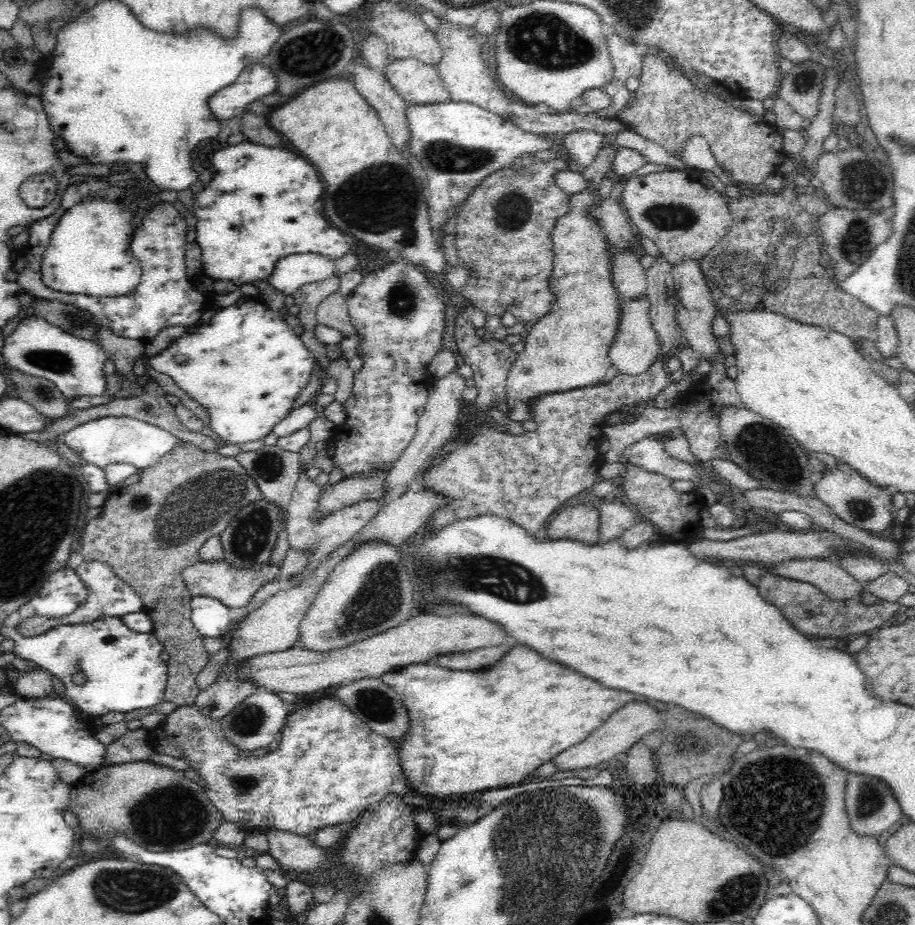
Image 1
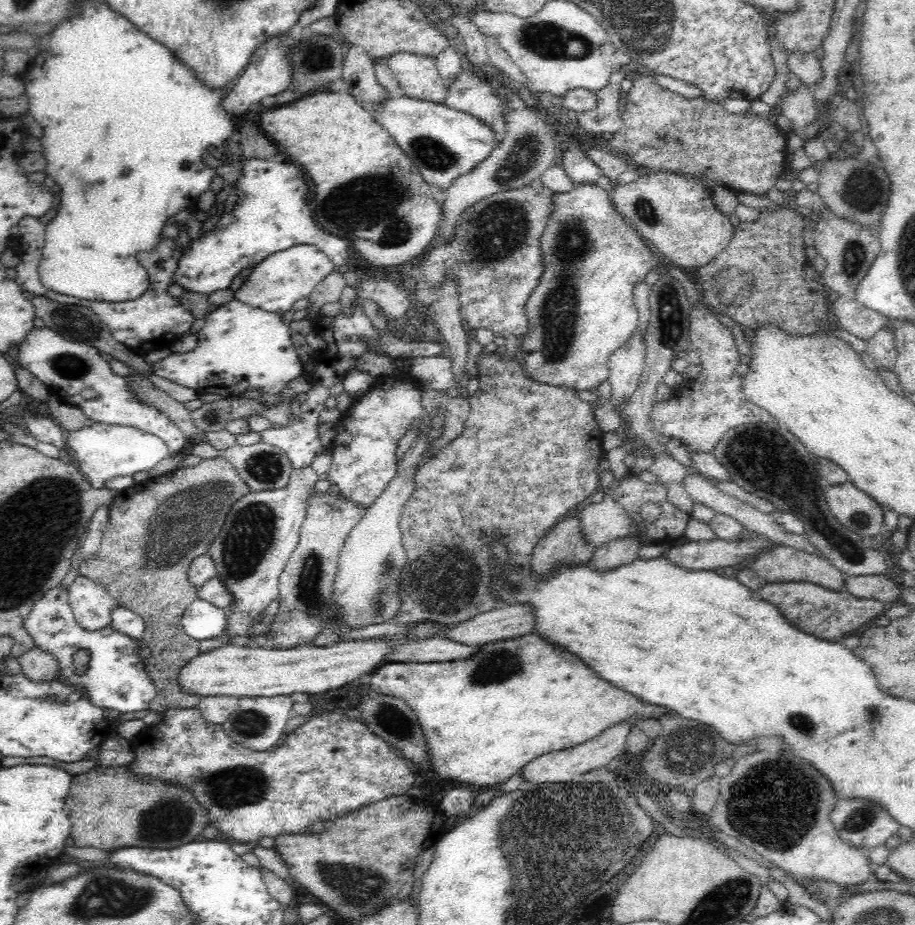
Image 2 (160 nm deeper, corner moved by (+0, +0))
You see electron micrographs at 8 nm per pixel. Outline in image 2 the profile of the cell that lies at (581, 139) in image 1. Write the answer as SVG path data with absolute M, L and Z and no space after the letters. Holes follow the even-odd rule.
M562 146L563 164L562 168L574 186L578 185L594 185L603 188L604 191L610 192L612 185L608 177L602 175L602 171L590 162L586 157L586 153L582 151L582 146L570 147Z

